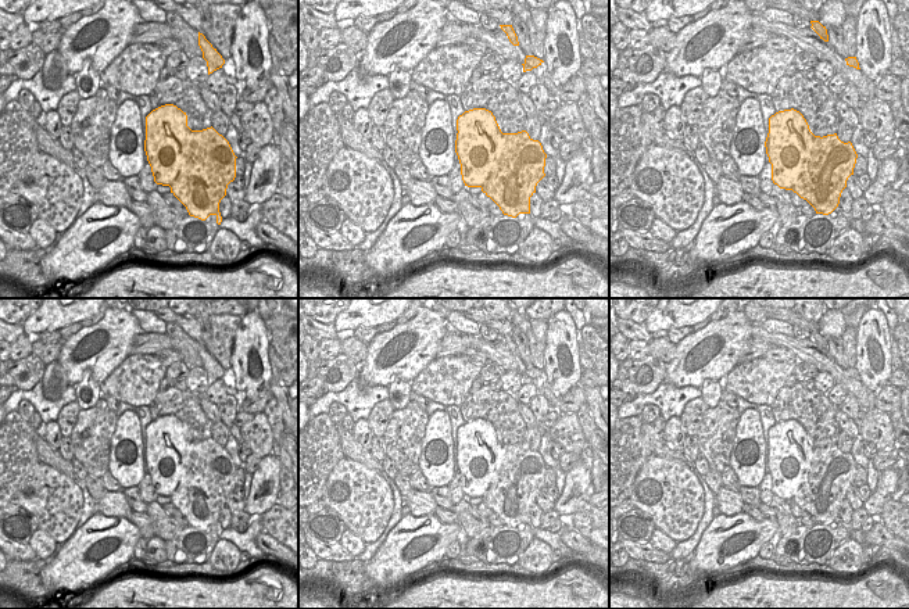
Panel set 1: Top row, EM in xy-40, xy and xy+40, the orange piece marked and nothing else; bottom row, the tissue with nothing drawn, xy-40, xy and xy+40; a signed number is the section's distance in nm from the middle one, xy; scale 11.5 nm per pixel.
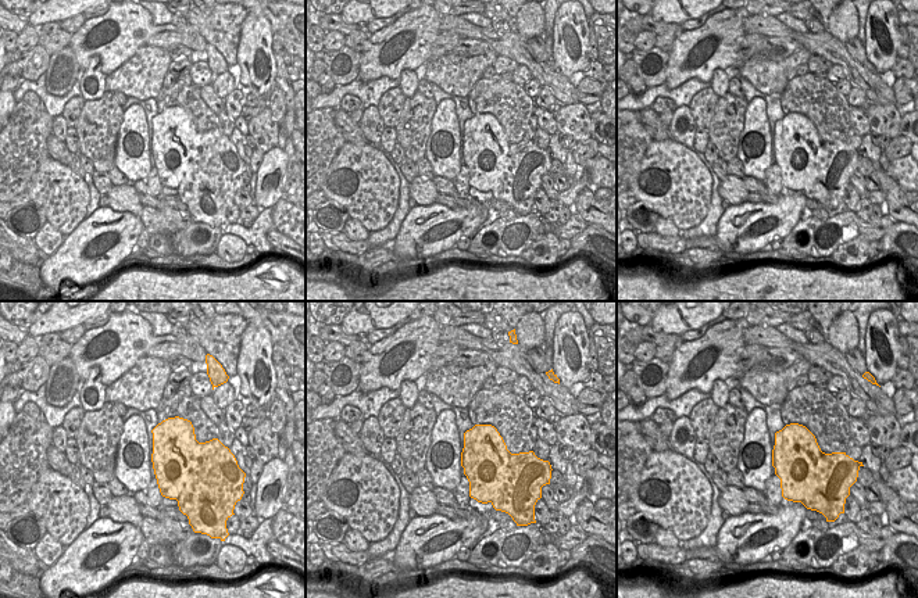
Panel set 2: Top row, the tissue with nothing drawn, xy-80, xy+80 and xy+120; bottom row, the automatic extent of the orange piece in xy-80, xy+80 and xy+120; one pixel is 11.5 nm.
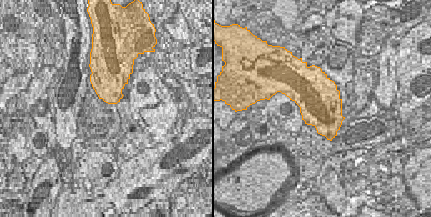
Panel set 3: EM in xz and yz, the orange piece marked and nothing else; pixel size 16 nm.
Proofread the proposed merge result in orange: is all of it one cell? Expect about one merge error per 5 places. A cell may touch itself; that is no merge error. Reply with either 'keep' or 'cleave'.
cleave

